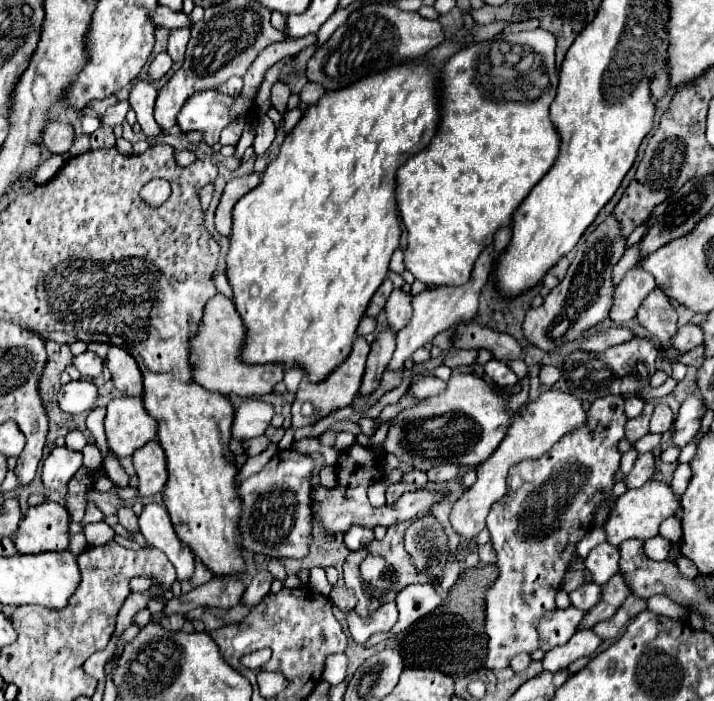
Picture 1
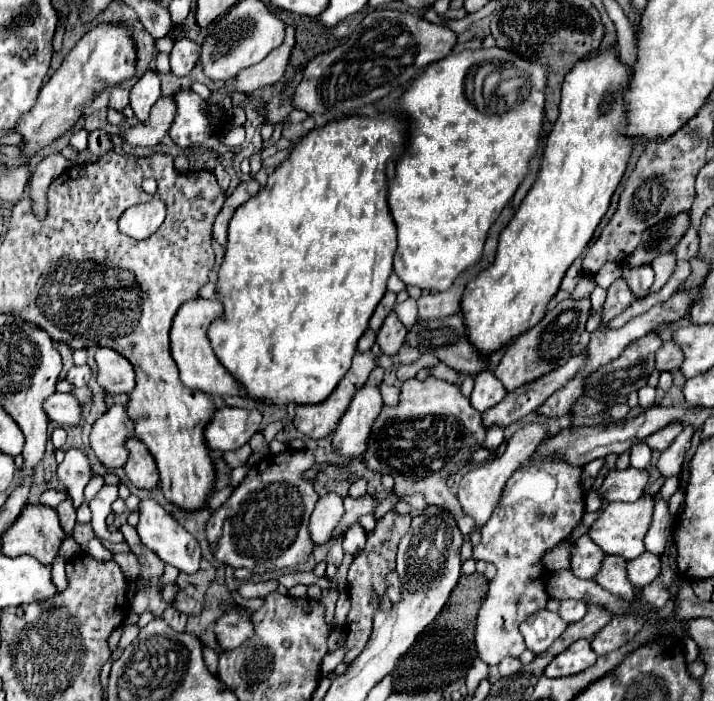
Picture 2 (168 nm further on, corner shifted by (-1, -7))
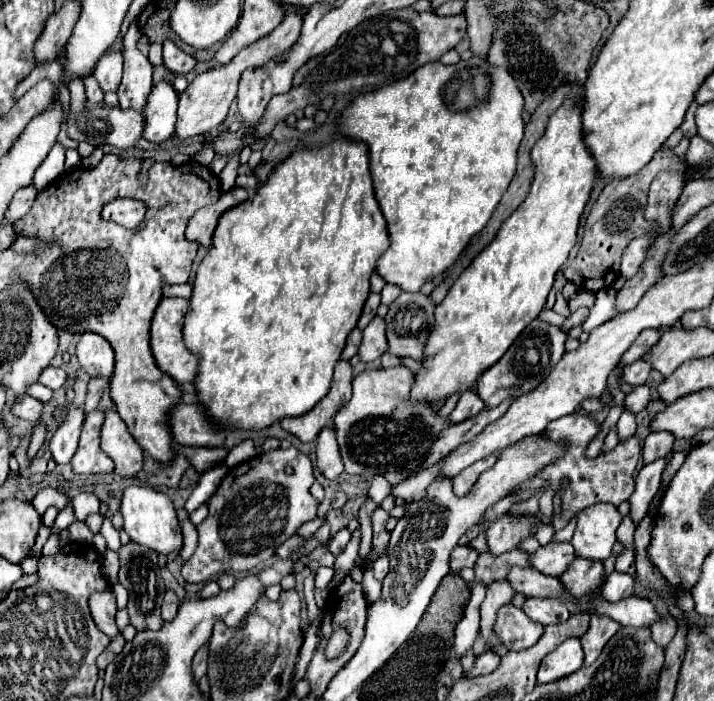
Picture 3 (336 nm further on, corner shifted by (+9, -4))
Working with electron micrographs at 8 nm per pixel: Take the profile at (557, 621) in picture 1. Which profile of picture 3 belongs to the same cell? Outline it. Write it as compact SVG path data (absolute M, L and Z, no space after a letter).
M513 604L503 606L495 622L495 632L501 636L503 644L515 652L531 648L541 638L543 628L543 624L529 620L529 616L525 616L525 612Z

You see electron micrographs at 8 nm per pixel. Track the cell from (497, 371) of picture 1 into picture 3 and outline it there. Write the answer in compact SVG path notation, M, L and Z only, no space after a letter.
M467 390L467 392L461 394L455 410L451 412L451 420L453 420L453 424L463 422L463 420L479 414L483 408L485 408L485 402L481 398L477 398L477 392L475 390Z

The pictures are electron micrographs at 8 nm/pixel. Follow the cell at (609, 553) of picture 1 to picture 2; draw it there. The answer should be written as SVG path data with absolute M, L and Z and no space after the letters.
M583 535L575 541L569 555L573 575L579 579L593 579L595 573L601 569L603 557L603 551L599 551L599 547L595 547L595 543L591 543L587 535Z

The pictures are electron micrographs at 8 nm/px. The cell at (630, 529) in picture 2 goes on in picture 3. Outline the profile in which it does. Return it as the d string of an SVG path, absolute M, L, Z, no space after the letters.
M595 504L581 510L571 540L577 556L605 562L617 544L615 532L619 524L621 514L613 504Z

